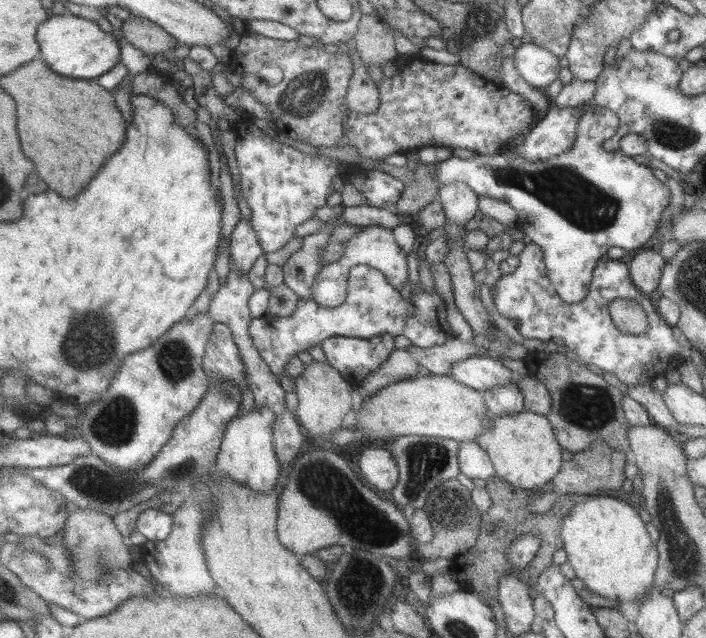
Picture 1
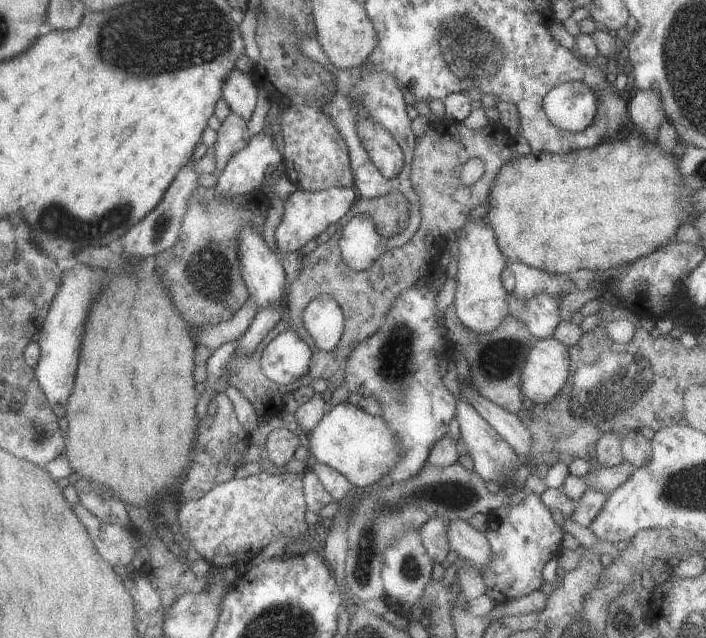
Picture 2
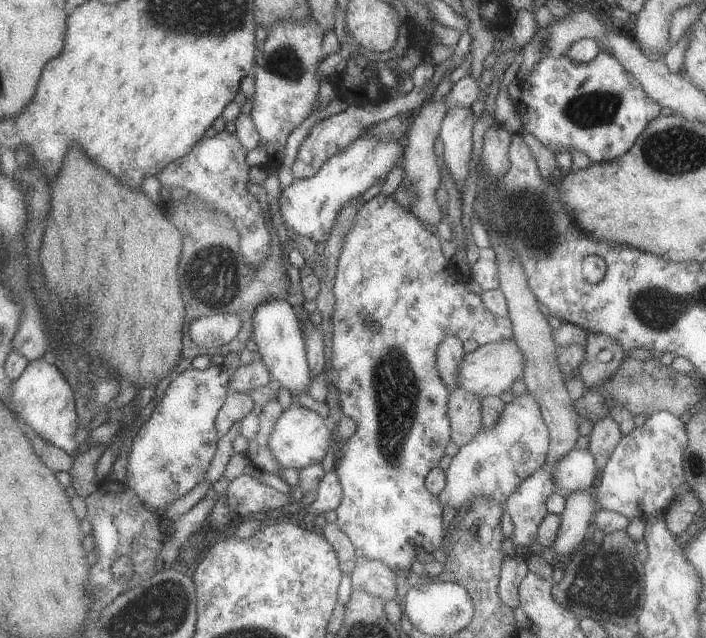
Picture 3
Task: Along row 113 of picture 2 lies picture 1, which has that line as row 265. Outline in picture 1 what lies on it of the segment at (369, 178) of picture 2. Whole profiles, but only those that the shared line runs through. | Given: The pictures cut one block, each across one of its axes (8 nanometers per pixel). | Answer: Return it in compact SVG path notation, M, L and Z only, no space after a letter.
M363 226L361 234L357 234L355 238L349 240L347 244L347 252L343 254L343 258L339 262L333 264L325 264L325 268L319 272L317 282L313 284L313 298L323 306L329 308L339 308L341 304L347 302L349 298L349 278L351 278L351 270L355 266L373 266L379 268L389 280L391 284L395 284L395 288L403 288L403 284L409 278L409 268L407 268L407 252L403 252L403 248L397 244L393 230L387 226Z

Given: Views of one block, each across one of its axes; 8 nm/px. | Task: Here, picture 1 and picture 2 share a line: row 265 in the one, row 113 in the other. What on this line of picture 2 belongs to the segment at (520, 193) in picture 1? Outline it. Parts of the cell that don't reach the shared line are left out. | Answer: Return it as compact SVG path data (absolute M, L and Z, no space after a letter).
M581 82L561 84L543 96L543 112L563 132L585 132L597 116L597 96Z

